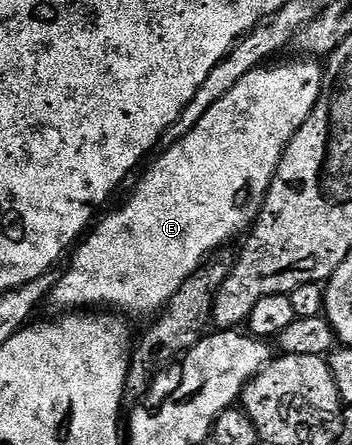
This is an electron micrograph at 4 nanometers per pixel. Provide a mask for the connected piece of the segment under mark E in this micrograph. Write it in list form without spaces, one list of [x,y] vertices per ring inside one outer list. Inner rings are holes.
[[[298,59],[292,64],[276,63],[245,74],[189,134],[174,141],[172,148],[157,160],[152,159],[151,169],[132,190],[131,197],[116,212],[103,221],[100,219],[84,237],[85,244],[78,247],[79,254],[68,266],[67,273],[56,279],[50,303],[63,308],[59,310],[99,310],[104,304],[107,307],[104,309],[128,312],[123,313],[128,317],[154,317],[202,264],[226,249],[230,240],[250,233],[285,150],[315,109],[323,89],[324,69],[310,59]]]

